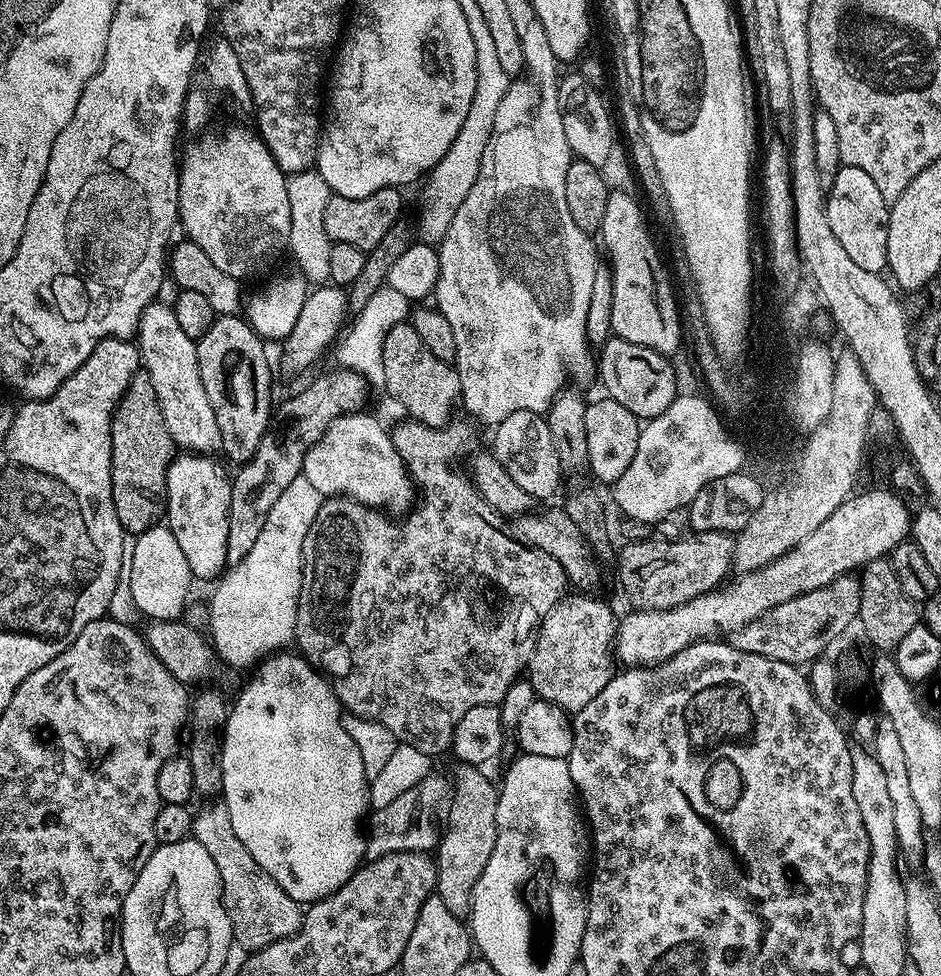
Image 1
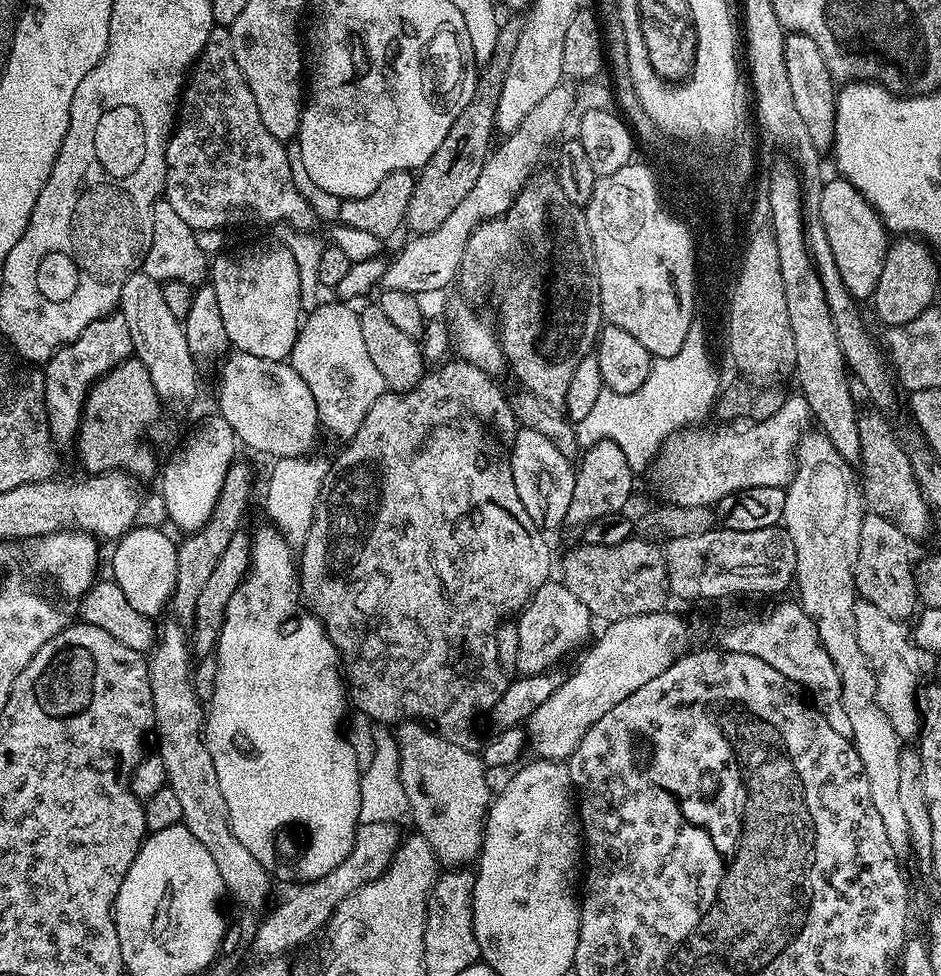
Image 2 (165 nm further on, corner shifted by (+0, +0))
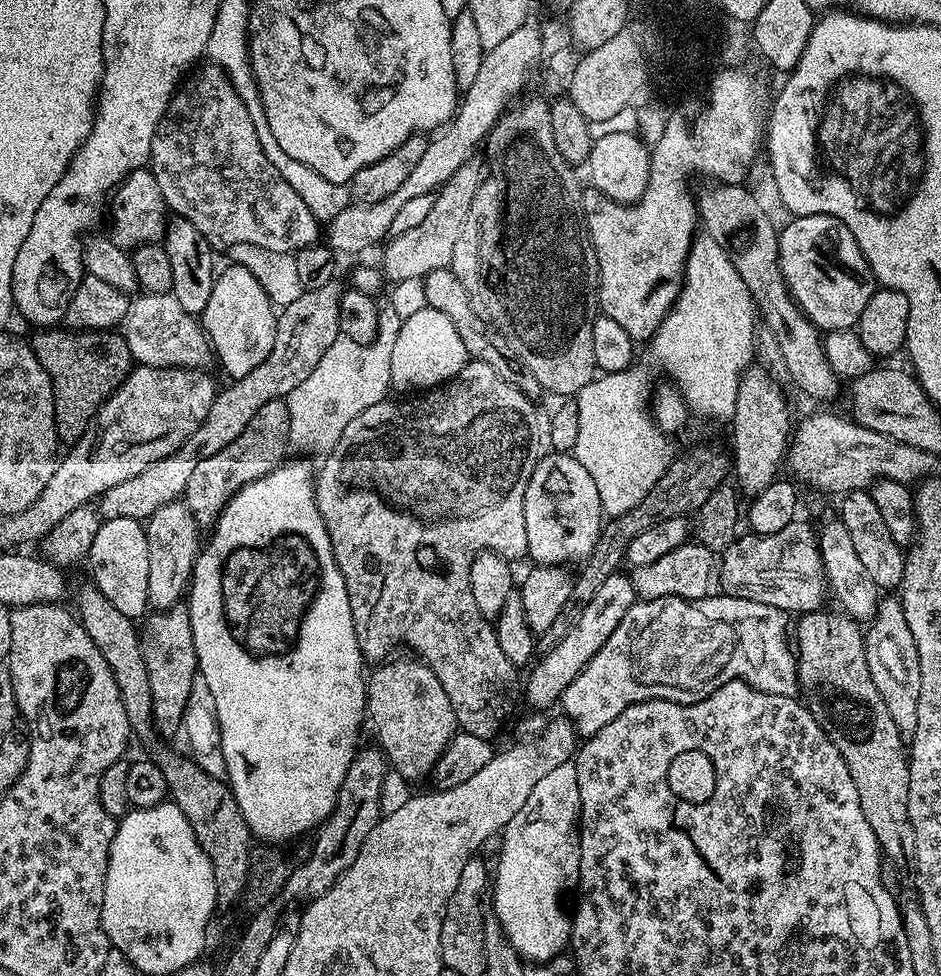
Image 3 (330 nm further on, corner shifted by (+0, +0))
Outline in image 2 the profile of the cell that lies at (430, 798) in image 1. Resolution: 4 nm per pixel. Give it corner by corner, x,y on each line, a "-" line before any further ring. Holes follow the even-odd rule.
390,822
360,824
356,829
354,846
340,865
334,866
334,870
330,870
330,874
326,874
320,880
304,882
293,887
296,889
264,921
259,921
254,935
254,952
257,952
257,957
284,956
291,948
306,943
316,931
317,935
346,897
388,869
396,849
400,847
402,839
400,827
399,823

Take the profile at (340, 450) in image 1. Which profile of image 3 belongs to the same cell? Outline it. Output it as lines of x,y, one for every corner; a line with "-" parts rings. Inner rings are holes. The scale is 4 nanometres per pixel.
170,294
137,295
124,315
122,335
126,346
130,346
133,361
145,368
204,370
208,359
211,361
214,356
201,321
193,313
182,310
178,298

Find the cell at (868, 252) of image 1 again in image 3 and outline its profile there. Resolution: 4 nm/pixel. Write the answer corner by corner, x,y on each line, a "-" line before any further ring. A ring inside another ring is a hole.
798,216
789,219
787,223
779,229
780,237
780,268
784,271
784,278
788,282
788,287
792,293
792,297
796,299
797,306
803,310
808,321
816,328
820,329
821,333
827,334
830,332
846,332
855,329
862,318
862,310
866,310
866,302
870,302
874,291
874,277
872,268
868,264
868,260
862,254
862,250
858,246
858,242
854,238
854,234
850,234
850,230
838,218
833,216

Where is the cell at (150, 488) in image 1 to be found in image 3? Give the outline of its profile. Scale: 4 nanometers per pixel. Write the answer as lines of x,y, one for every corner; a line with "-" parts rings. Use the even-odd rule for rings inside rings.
40,330
35,334
36,337
31,337
30,343
34,354
38,358
38,362
42,362
42,366
48,372
48,375
52,377
52,393
54,394
54,426
56,427
56,439
61,445
71,446
77,444
83,436
89,431
90,422
95,421
96,413
100,411
104,406
105,400
124,383
128,375
131,374
134,367
134,361
132,355
130,354
130,346
126,346
123,335
113,334
111,331
107,332
85,332
83,334
77,334
72,330
63,330
64,332
56,332
60,330

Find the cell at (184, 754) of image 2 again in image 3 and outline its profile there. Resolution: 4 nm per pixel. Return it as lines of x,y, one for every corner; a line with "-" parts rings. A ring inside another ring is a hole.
175,502
162,506
146,521
146,550
150,550
150,582
148,583
148,606
157,613
167,613
168,609
177,607
185,599
192,583
192,568
196,565
196,557
201,549
201,540
196,538
198,525
191,512
183,502

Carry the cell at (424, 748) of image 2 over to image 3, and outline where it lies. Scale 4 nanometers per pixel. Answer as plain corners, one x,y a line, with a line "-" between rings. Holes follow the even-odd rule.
400,660
397,664
392,664
393,662
380,662
375,665
376,668
366,680
366,712
370,717
370,724
372,720
372,728
376,731
376,740
380,743
379,751
383,753
386,757
388,755
388,760
390,763
391,771
402,774
402,778
409,782
415,782
415,780
420,780
423,778
431,777
432,767
438,762
438,758
446,750
446,746
450,746
452,739
458,735
458,725
456,722
456,715
454,714
454,706
450,706
450,698
446,698
446,692
442,690
442,684
438,682
438,678
434,673
428,671
427,667
423,663
415,662
416,664
411,664
408,660

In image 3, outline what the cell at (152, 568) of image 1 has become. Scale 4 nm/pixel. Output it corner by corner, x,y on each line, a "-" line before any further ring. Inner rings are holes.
104,520
98,534
94,534
94,542
90,542
86,561
86,568
92,571
91,583
102,590
108,601
122,610
122,614
133,618
143,617
149,611
150,550
146,550
144,530
145,525
138,520

